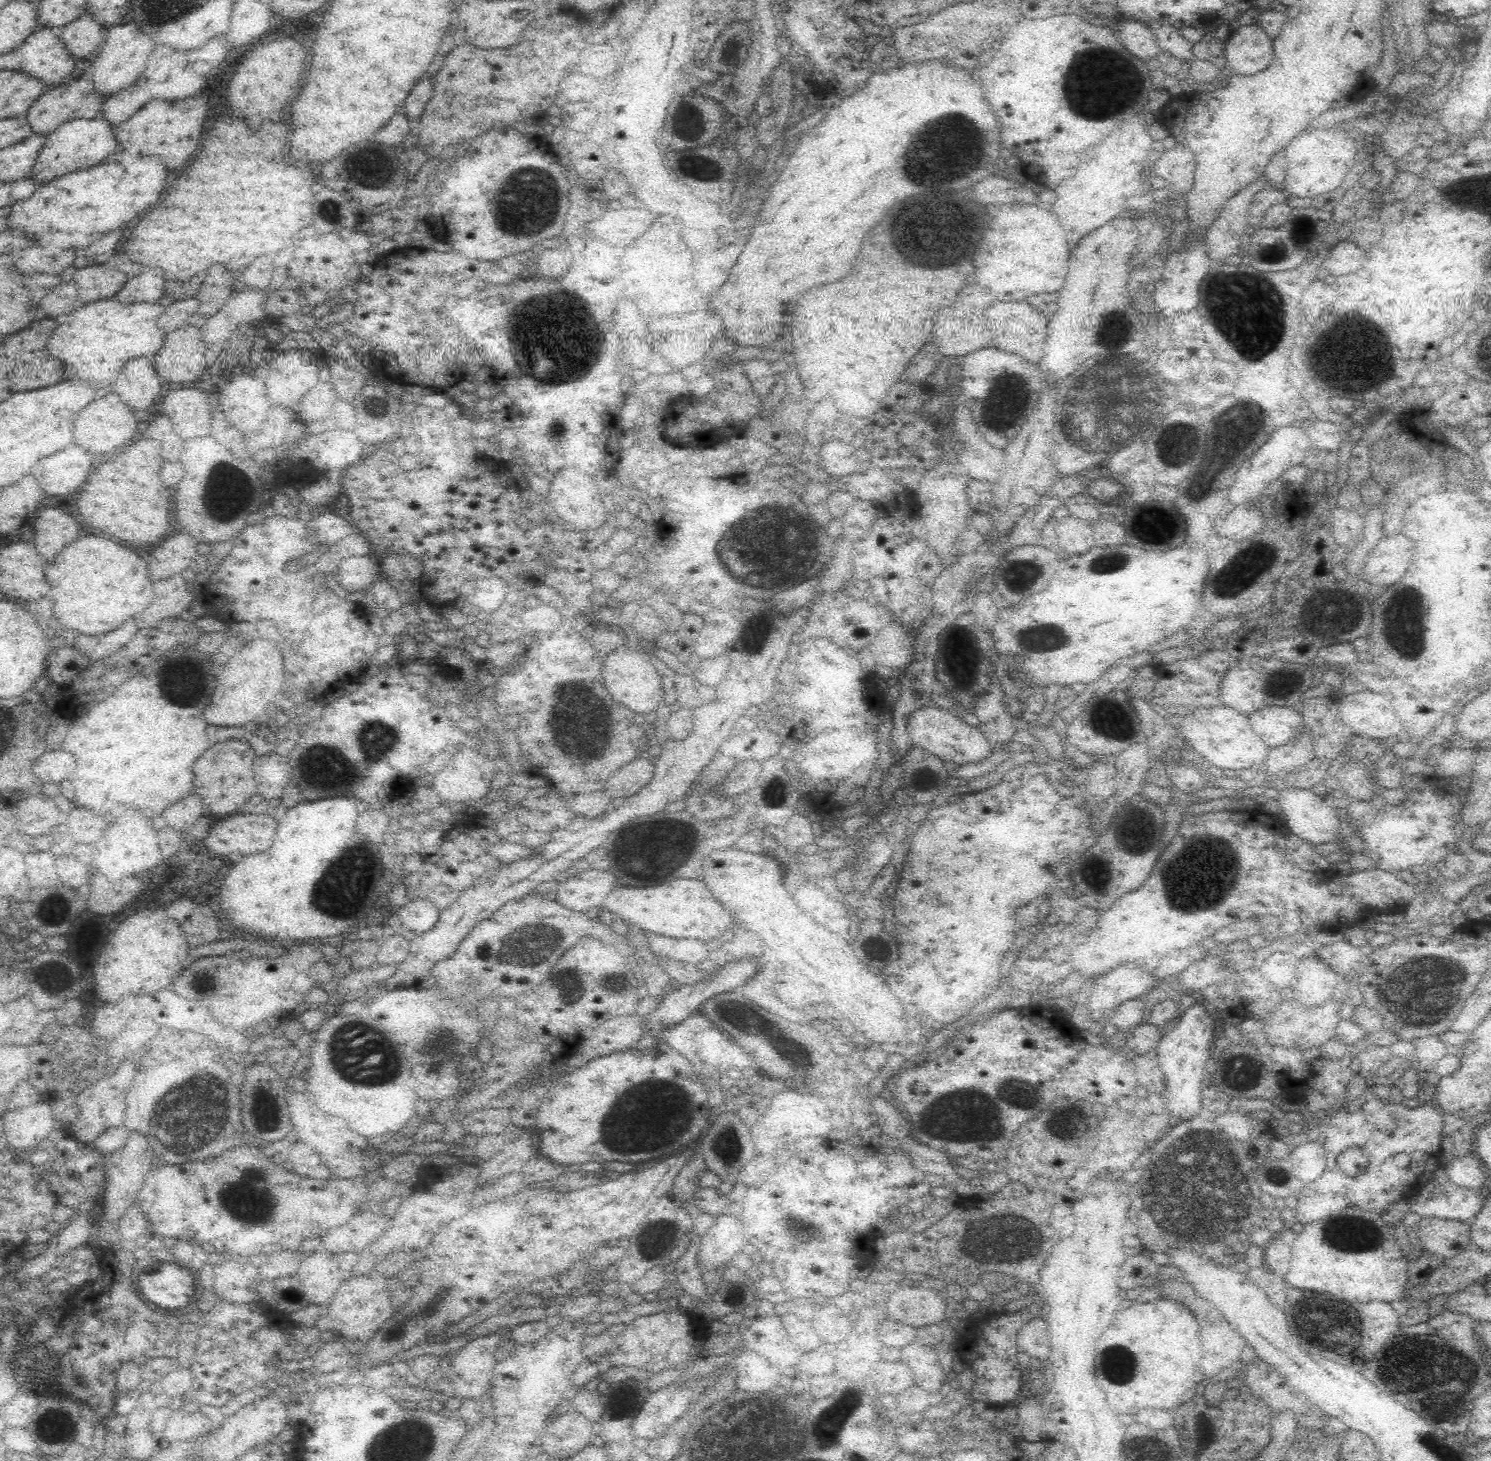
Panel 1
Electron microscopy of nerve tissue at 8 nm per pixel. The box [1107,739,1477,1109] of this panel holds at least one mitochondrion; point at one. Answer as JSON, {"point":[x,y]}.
{"point":[1409,996]}

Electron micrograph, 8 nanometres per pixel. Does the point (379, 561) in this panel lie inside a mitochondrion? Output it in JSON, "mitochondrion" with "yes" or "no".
{"mitochondrion":"no"}

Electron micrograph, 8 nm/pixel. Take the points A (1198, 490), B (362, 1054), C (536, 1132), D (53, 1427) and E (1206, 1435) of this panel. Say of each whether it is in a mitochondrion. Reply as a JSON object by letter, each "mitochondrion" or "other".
{"A":"mitochondrion","B":"mitochondrion","C":"other","D":"mitochondrion","E":"other"}

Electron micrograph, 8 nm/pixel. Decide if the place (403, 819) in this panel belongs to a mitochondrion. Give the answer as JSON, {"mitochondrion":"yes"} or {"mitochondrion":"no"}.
{"mitochondrion":"no"}

